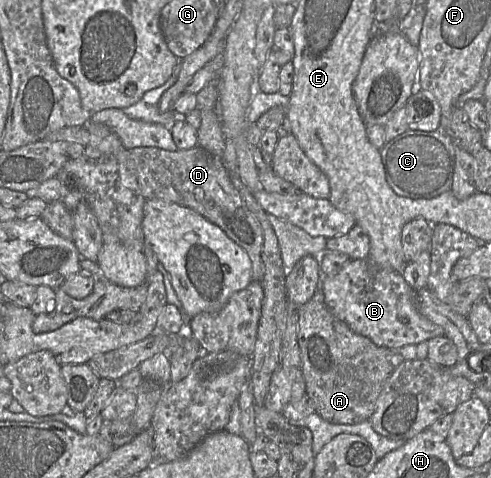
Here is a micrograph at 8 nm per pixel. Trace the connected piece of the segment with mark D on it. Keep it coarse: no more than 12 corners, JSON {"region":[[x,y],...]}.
{"region":[[199,145],[128,150],[146,200],[188,207],[243,248],[264,236],[221,158]]}

